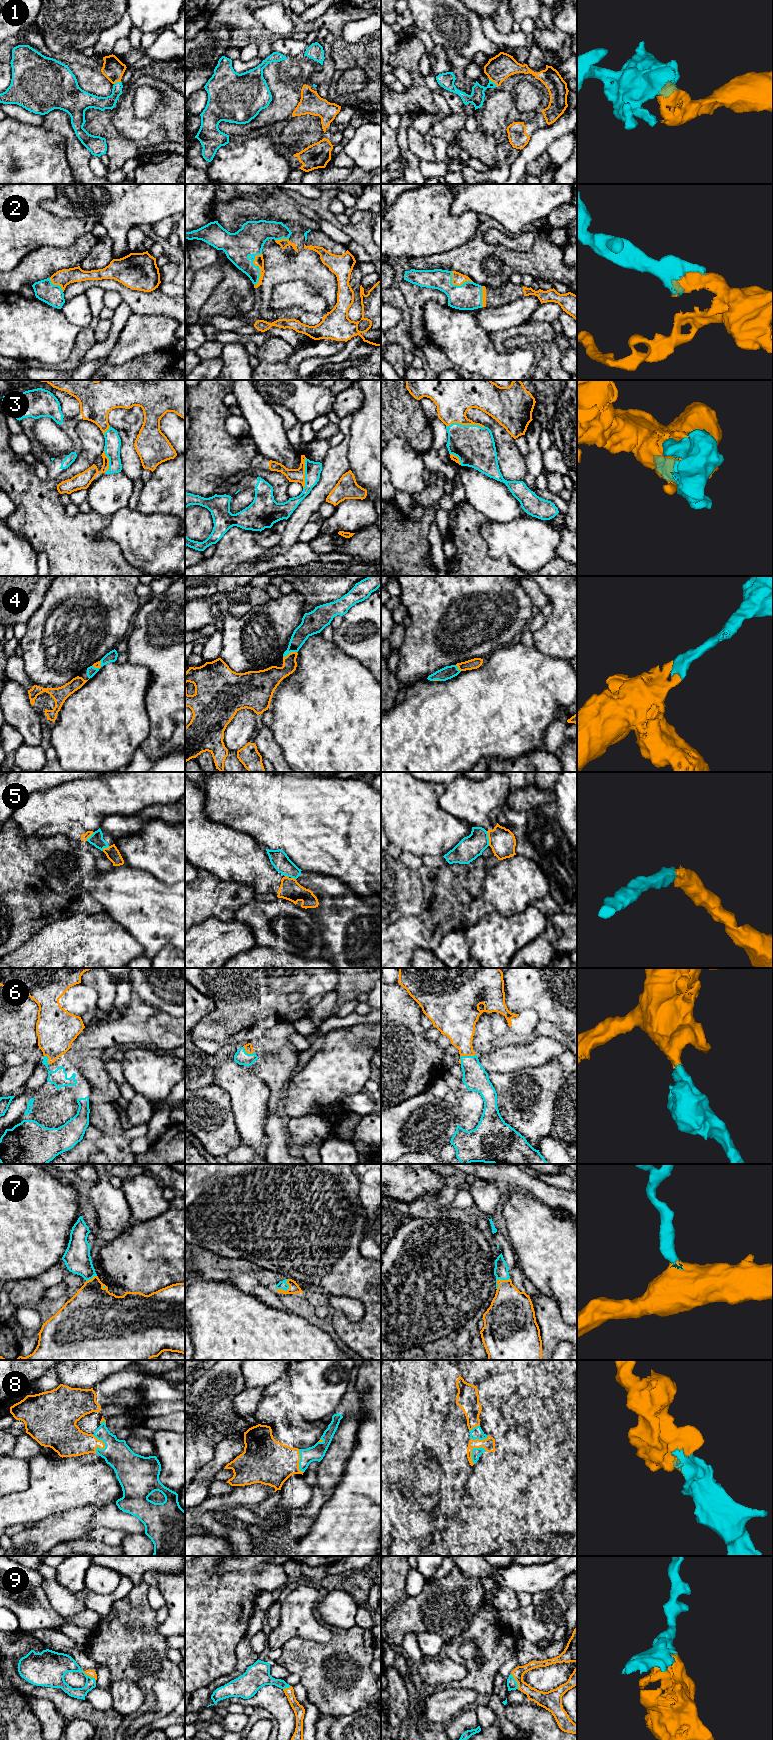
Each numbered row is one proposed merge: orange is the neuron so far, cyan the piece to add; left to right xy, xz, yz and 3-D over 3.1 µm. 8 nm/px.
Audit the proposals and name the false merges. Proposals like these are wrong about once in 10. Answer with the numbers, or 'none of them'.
5

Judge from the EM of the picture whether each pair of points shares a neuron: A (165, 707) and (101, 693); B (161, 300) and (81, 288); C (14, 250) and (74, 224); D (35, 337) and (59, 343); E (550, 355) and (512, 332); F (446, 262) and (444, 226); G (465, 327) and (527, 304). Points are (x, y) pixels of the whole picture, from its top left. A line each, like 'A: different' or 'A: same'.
A: different
B: same
C: same
D: same
E: different
F: different
G: different

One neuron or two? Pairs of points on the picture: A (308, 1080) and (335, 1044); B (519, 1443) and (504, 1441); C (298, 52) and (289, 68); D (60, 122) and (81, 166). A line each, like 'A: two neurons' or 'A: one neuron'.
A: one neuron
B: one neuron
C: two neurons
D: one neuron

